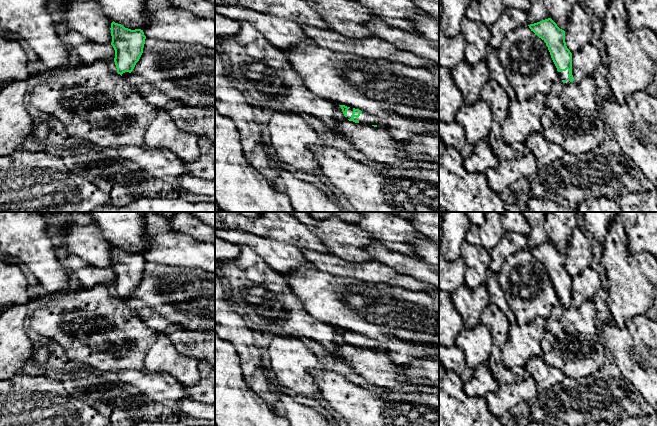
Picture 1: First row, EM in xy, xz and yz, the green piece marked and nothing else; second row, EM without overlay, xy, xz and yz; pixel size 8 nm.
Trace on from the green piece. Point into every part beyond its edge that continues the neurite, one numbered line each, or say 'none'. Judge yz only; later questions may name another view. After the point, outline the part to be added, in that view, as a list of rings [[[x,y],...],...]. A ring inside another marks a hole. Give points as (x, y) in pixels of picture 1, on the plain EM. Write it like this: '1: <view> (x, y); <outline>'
1: yz (563, 299); [[[567,293],[566,295],[561,295],[561,296],[558,296],[559,297],[559,300],[560,300],[560,303],[559,305],[563,305],[565,304],[566,306],[564,308],[568,308],[570,306],[570,303],[568,302],[568,298],[569,298],[569,294]]]

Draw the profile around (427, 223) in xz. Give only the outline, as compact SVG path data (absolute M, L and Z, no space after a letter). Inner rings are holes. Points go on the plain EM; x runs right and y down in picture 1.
M411 212L408 220L425 240L439 245L439 212Z

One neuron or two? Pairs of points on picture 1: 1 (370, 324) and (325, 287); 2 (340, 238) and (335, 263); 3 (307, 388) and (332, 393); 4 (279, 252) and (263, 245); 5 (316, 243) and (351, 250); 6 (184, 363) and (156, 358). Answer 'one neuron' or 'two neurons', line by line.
1: one neuron
2: two neurons
3: two neurons
4: one neuron
5: two neurons
6: one neuron

